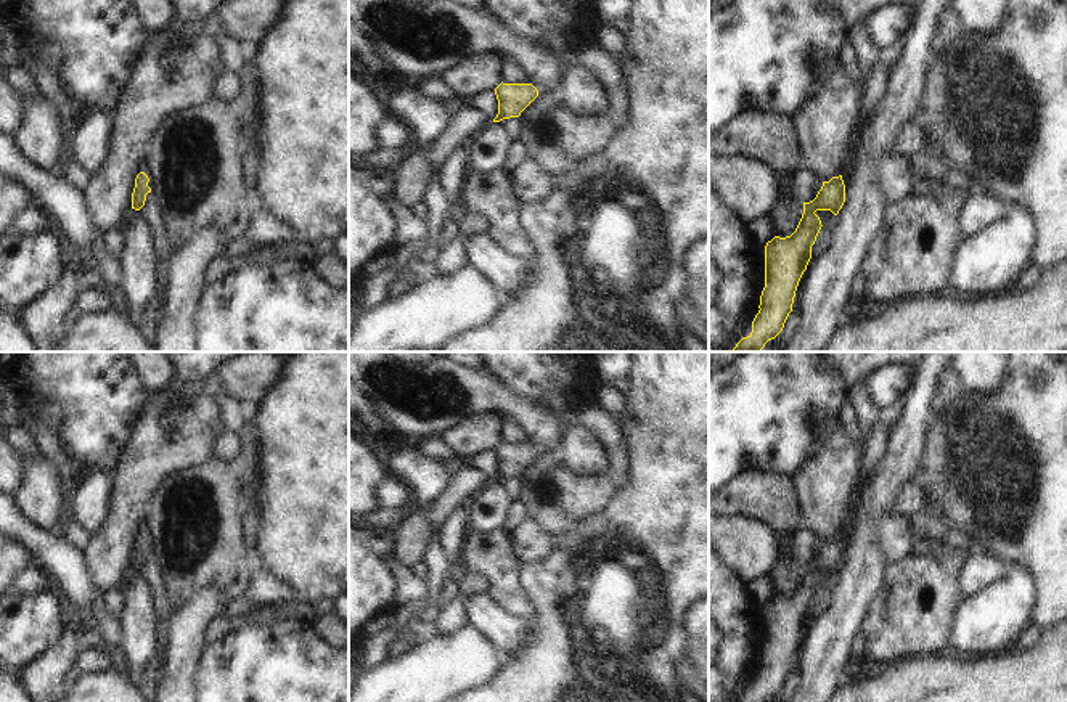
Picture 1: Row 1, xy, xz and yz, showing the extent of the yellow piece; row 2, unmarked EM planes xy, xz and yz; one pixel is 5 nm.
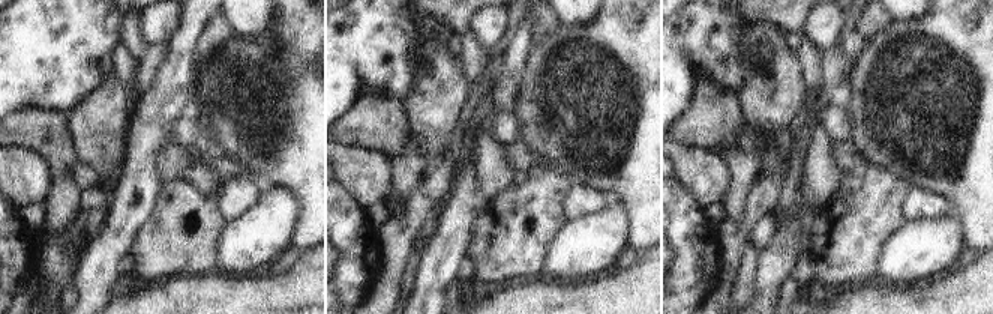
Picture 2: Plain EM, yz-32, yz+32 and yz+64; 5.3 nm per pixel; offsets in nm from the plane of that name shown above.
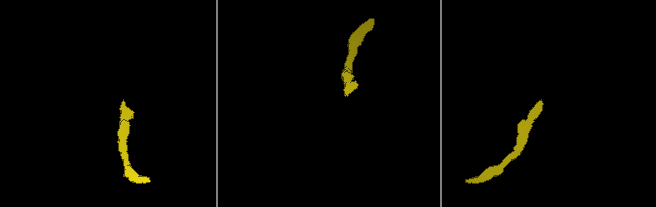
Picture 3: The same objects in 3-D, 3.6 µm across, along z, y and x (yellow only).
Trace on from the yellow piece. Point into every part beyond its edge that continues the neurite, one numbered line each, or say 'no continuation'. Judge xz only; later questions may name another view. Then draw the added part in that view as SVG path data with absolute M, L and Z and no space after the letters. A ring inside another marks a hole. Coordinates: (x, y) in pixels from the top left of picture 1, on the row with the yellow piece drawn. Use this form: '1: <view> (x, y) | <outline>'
no continuation

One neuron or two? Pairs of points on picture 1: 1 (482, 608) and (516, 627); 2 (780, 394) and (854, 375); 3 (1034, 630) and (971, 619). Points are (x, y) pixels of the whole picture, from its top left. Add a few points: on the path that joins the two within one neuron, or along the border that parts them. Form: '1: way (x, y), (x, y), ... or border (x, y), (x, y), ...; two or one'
1: way (490, 616), (502, 627), (508, 627); one
2: border (833, 368), (844, 379), (849, 391); two
3: border (1030, 622), (1008, 651); two

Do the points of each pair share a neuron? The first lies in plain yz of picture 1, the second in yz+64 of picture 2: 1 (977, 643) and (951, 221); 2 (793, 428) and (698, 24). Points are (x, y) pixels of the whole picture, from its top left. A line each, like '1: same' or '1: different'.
1: same
2: same

